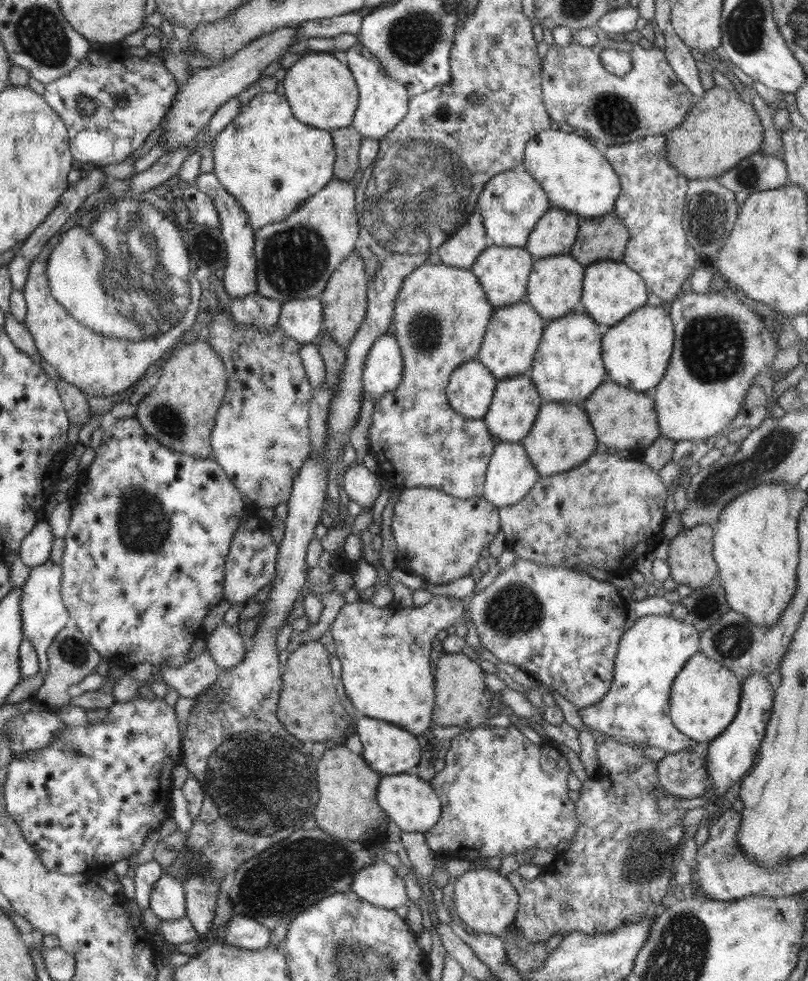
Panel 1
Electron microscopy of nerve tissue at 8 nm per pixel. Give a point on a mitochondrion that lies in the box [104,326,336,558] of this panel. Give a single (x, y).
(143, 525)

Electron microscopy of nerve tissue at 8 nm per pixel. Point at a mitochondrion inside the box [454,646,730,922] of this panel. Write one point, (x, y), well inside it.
(644, 857)

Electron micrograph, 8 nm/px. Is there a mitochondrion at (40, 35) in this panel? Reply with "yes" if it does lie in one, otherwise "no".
yes

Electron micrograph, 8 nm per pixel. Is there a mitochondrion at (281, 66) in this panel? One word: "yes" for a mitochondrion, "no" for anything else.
no

